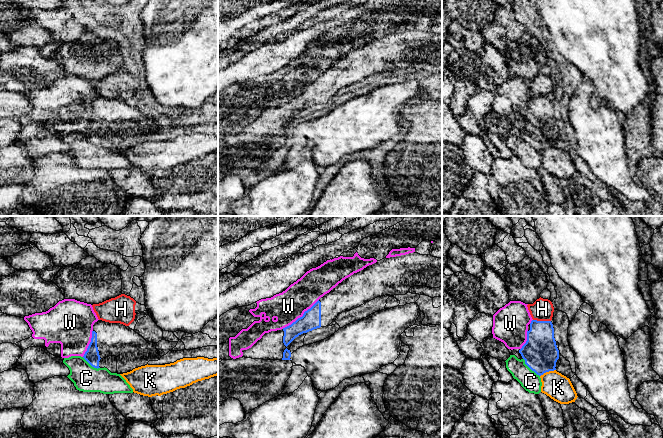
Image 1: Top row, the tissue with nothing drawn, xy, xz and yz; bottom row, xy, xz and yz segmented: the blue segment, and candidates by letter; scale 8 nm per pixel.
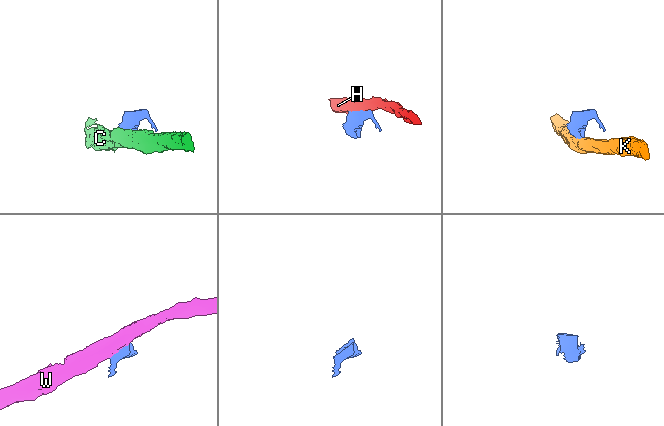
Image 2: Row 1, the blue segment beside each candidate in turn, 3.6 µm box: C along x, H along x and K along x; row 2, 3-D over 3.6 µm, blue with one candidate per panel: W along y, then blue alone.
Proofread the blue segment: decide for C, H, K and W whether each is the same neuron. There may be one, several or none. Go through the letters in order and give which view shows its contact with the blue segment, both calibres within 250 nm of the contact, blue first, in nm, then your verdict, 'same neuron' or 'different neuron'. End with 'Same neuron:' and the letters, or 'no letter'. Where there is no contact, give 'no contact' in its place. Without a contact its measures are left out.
C: contact in yz; calibres 280 and 160 nm; different neuron
H: contact in yz; calibres 280 and 180 nm; different neuron
K: contact in yz; calibres 280 and 220 nm; different neuron
W: contact in xz; calibres 160 and 240 nm; different neuron
Same neuron: no letter

